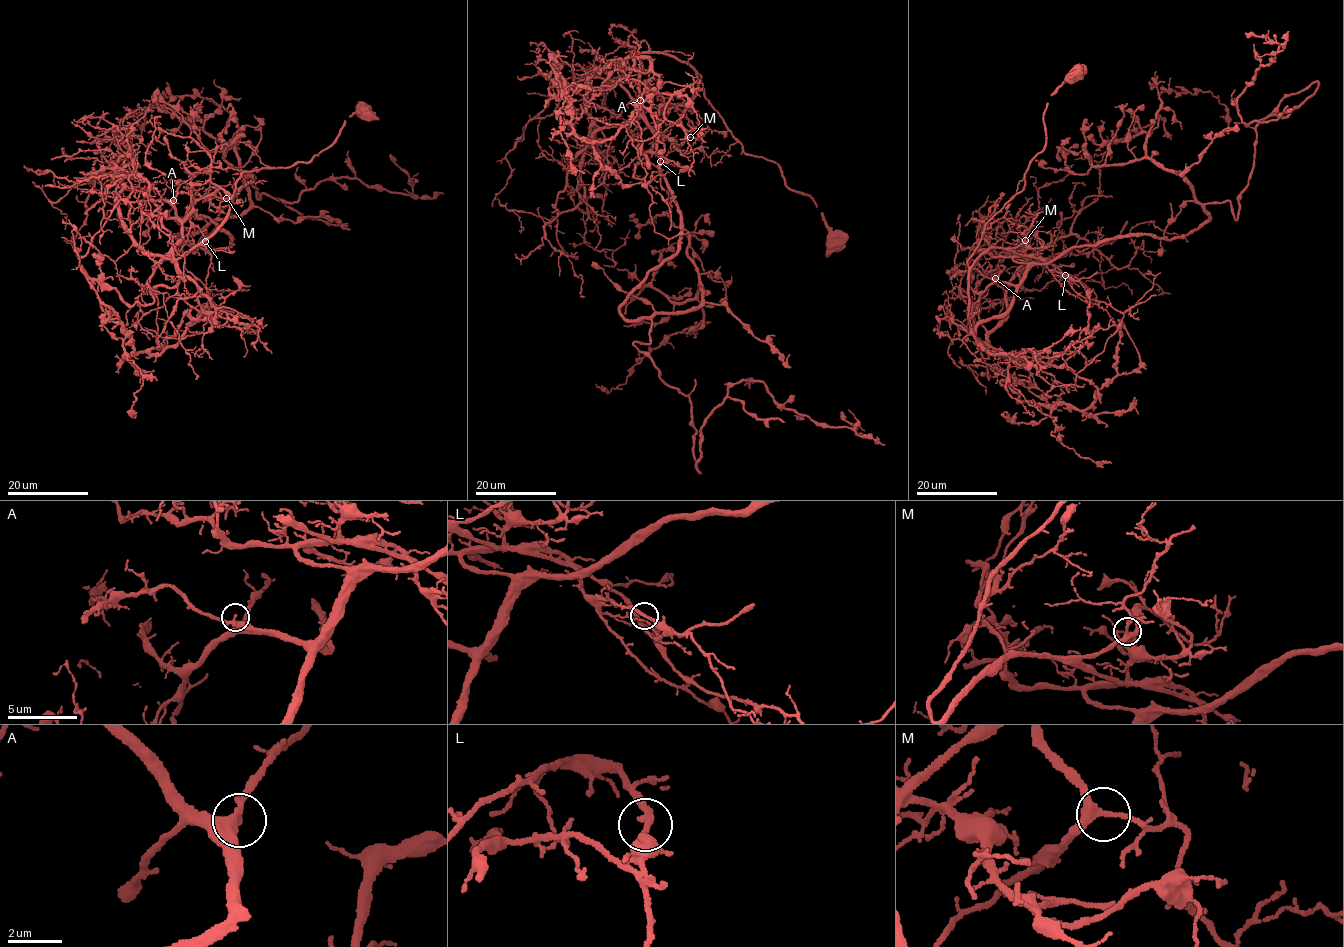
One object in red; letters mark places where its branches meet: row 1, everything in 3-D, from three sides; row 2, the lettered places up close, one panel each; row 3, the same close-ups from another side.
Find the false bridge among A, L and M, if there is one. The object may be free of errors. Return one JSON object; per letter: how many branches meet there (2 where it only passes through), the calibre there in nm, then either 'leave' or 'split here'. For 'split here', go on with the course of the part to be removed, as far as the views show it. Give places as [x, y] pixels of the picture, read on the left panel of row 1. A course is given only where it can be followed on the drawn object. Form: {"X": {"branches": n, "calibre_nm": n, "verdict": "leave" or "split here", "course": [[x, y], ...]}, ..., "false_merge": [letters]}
{"A": {"branches": 2, "calibre_nm": 300, "verdict": "leave"}, "L": {"branches": 2, "calibre_nm": 240, "verdict": "split here", "course": [[206, 241], [188, 207], [227, 192], [202, 242], [147, 255], [112, 162], [86, 208], [113, 181], [136, 229]]}, "M": {"branches": 3, "calibre_nm": 280, "verdict": "leave"}, "false_merge": ["L"]}

